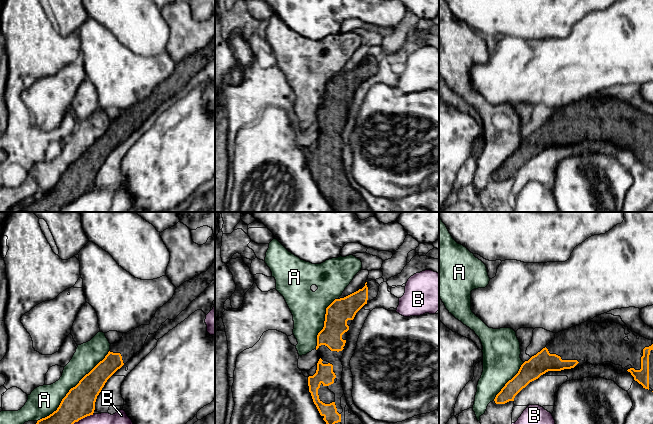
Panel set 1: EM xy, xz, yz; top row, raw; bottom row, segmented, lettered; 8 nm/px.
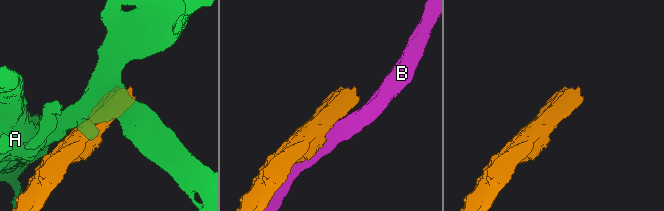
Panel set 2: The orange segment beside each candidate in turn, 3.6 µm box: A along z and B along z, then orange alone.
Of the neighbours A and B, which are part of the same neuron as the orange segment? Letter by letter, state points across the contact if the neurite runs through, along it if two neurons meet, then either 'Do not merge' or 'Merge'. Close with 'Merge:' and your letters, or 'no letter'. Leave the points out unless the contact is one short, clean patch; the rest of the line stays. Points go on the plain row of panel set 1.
A: Do not merge
B: Do not merge
Merge: no letter

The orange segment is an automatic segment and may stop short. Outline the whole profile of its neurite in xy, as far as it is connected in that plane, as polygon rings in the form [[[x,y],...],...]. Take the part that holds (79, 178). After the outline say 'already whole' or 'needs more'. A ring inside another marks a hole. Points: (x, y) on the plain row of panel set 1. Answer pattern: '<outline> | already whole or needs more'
[[[215,38],[206,48],[177,63],[173,73],[156,87],[149,101],[123,109],[118,118],[110,121],[105,134],[69,166],[57,186],[38,196],[24,212],[59,212],[75,198],[93,191],[97,172],[107,156],[142,125],[149,110],[156,109],[167,95],[174,96],[214,55]]] | needs more

